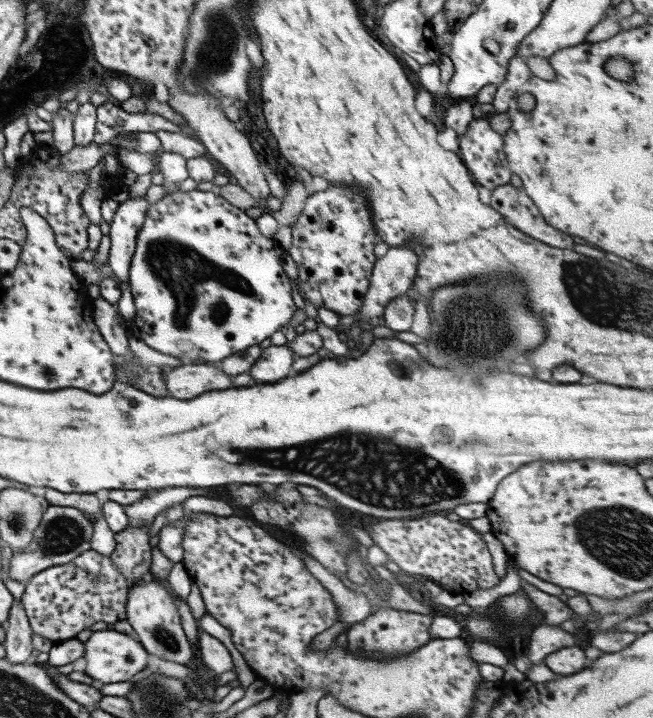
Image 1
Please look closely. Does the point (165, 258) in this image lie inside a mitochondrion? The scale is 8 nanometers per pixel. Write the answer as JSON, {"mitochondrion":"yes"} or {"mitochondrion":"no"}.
{"mitochondrion":"yes"}

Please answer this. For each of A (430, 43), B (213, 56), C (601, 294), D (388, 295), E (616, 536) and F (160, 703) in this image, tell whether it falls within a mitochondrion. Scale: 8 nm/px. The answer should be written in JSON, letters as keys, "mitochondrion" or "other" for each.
{"A":"other","B":"mitochondrion","C":"mitochondrion","D":"other","E":"mitochondrion","F":"mitochondrion"}

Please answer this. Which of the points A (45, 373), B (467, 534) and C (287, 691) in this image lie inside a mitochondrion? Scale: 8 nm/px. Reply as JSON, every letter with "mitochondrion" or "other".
{"A":"mitochondrion","B":"other","C":"other"}

